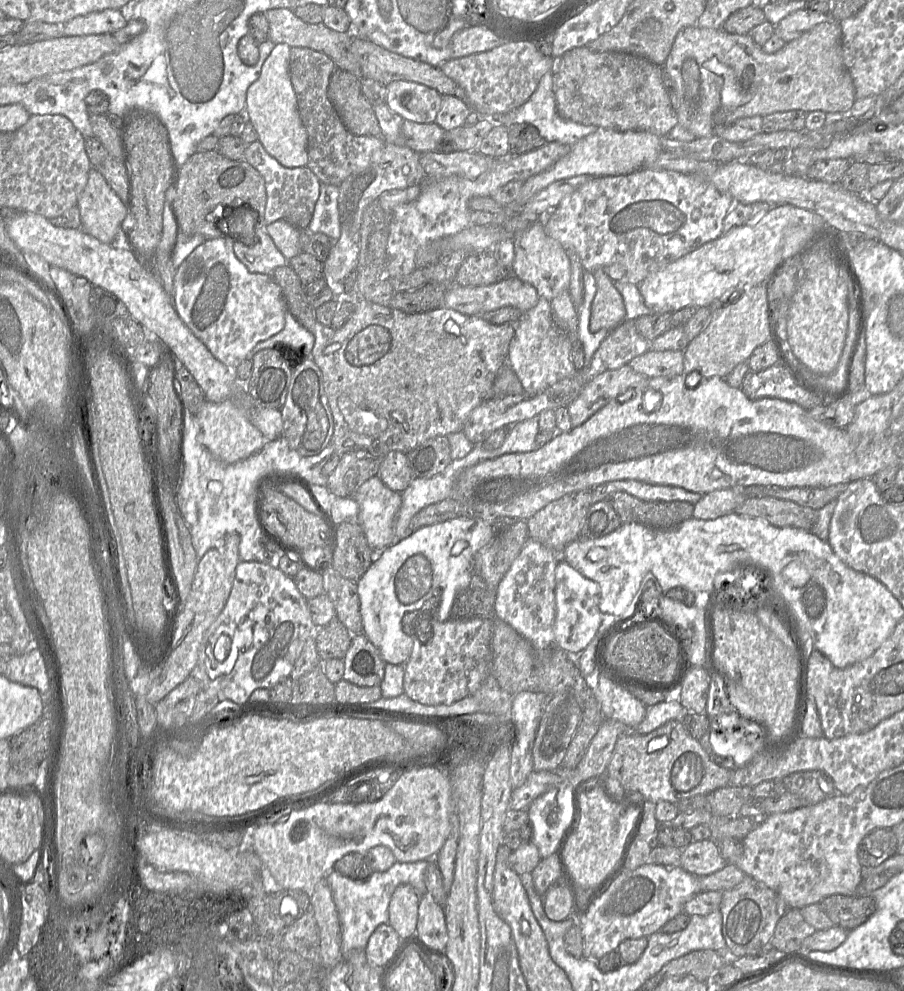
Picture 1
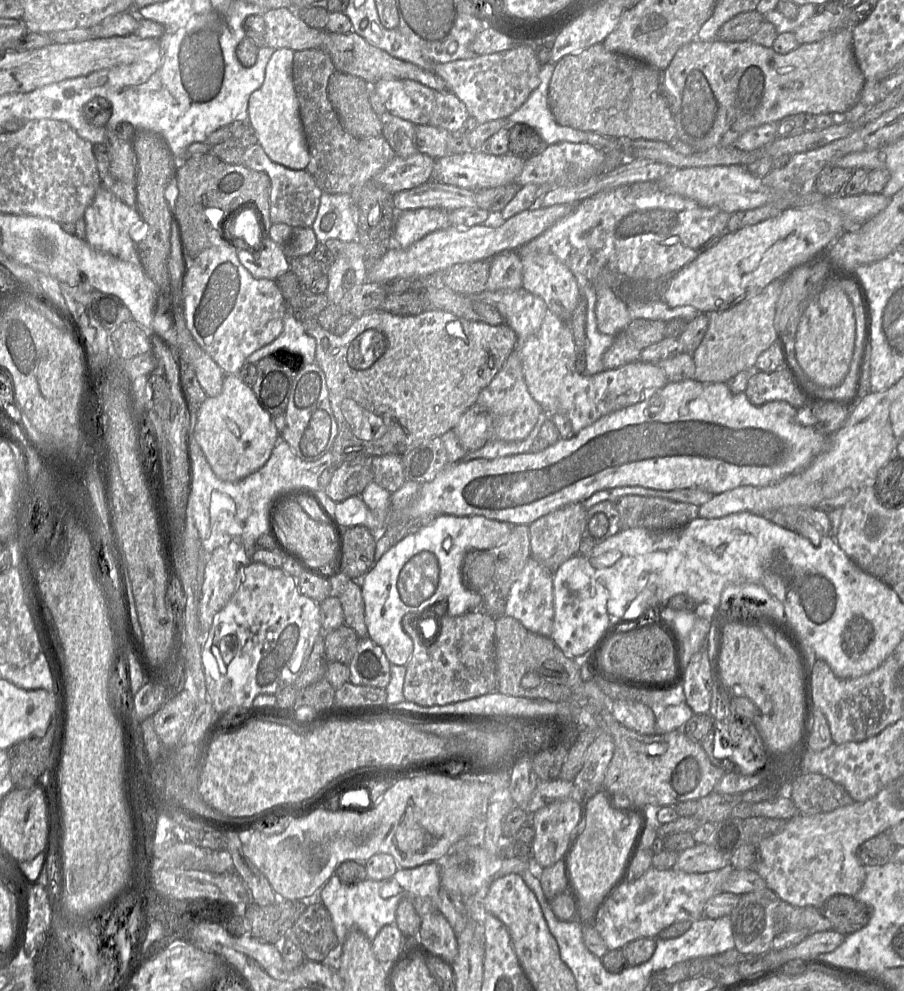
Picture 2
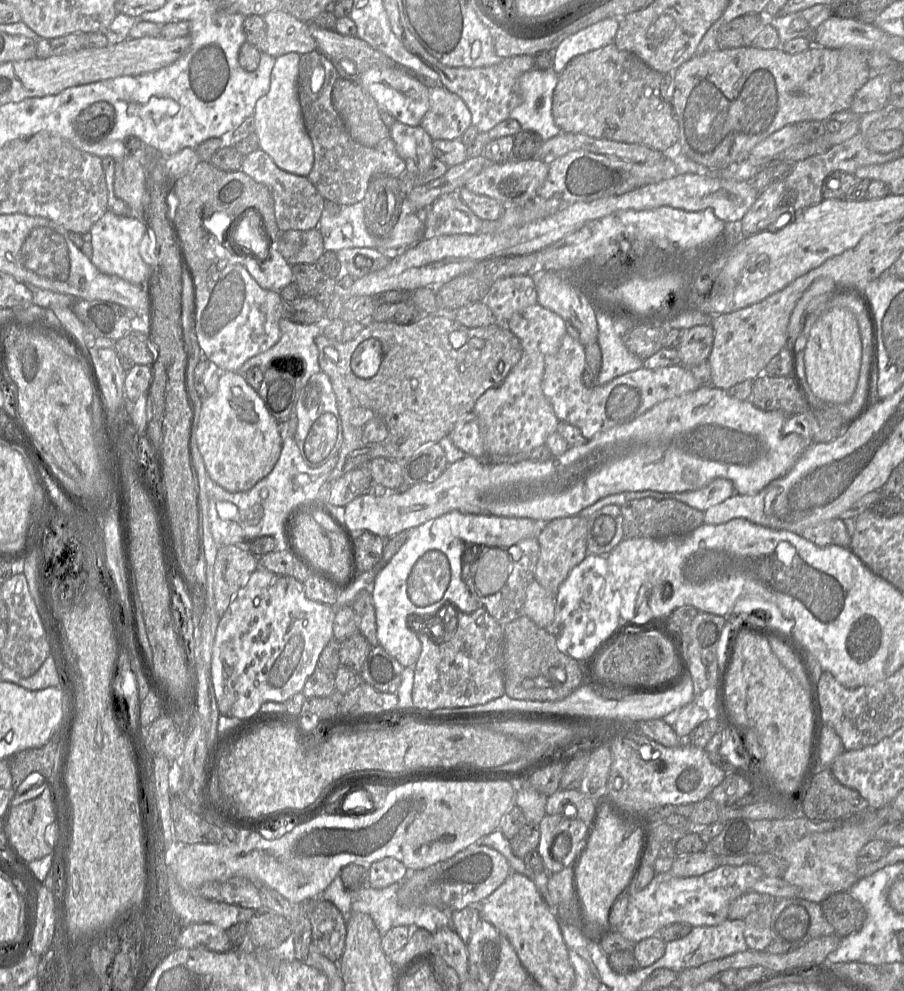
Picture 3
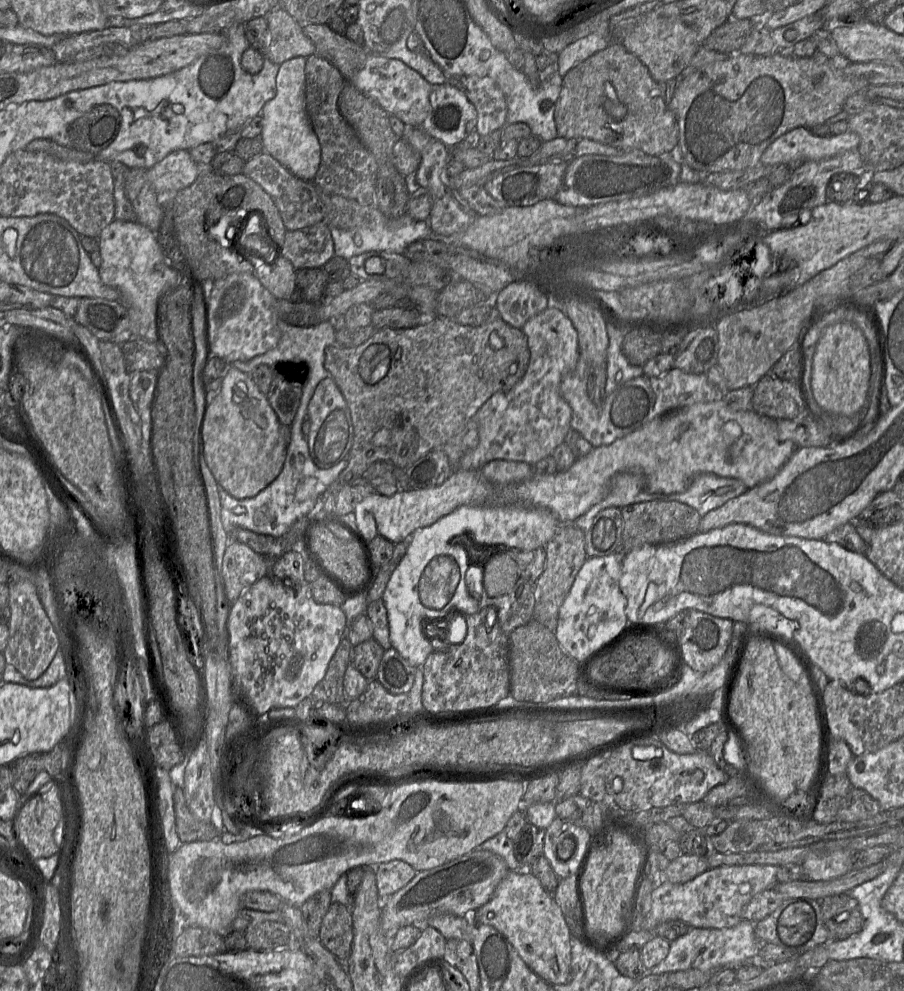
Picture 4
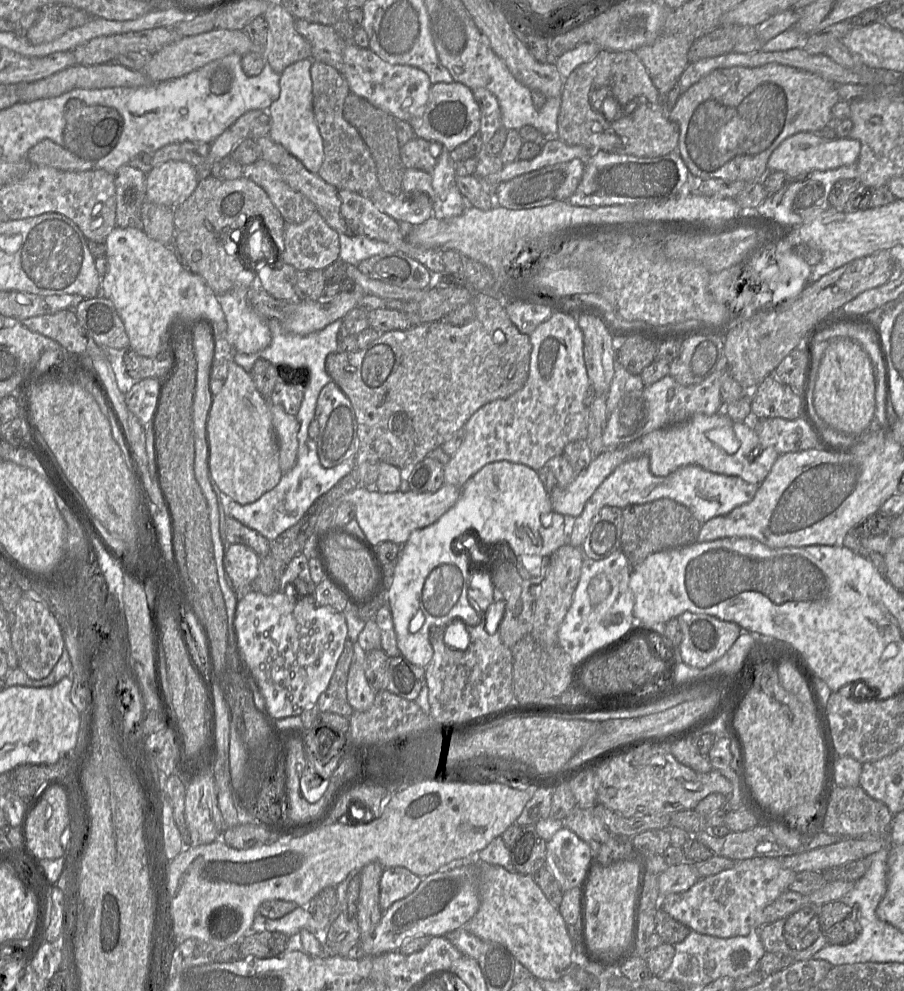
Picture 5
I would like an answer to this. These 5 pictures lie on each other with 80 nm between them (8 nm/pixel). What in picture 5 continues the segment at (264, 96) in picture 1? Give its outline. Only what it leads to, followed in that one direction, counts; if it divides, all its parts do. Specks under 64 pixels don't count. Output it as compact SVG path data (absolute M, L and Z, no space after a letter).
M312 59L289 65L280 74L280 95L267 111L271 118L268 136L296 157L311 173L318 174L324 159L323 140L313 112L313 92L310 69Z

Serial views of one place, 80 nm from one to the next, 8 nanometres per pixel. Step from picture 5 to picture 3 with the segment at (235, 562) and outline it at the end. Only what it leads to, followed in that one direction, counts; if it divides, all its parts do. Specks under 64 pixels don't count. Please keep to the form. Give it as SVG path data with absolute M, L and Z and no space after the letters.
M219 546L213 567L215 611L219 618L257 567L258 557L247 547Z

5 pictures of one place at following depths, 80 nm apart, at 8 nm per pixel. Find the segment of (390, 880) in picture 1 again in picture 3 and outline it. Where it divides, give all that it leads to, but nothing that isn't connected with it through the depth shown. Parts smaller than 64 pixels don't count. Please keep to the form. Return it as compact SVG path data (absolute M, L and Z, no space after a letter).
M339 873L322 893L322 898L333 903L339 909L345 918L346 924L348 917L352 913L368 914L381 936L397 926L426 929L432 933L443 927L452 927L452 909L439 909L431 905L402 907L398 903L398 891L400 888L401 882L391 884L382 889L375 889L370 886L363 886L359 889L346 889Z

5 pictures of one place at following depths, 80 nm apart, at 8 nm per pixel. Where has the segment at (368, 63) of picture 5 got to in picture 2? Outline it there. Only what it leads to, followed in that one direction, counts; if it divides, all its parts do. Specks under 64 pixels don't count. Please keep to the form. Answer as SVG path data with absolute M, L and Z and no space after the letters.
M380 79L370 85L394 116L416 125L429 124L435 90L410 79Z

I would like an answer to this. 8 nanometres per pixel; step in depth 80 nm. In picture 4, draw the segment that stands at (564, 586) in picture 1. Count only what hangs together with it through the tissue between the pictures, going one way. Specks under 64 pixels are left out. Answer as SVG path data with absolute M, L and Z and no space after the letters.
M614 553L608 556L587 557L577 573L571 589L560 607L554 630L560 645L577 662L582 661L592 651L620 634L631 623L628 622L625 614L627 599L619 586L621 575L621 556Z

